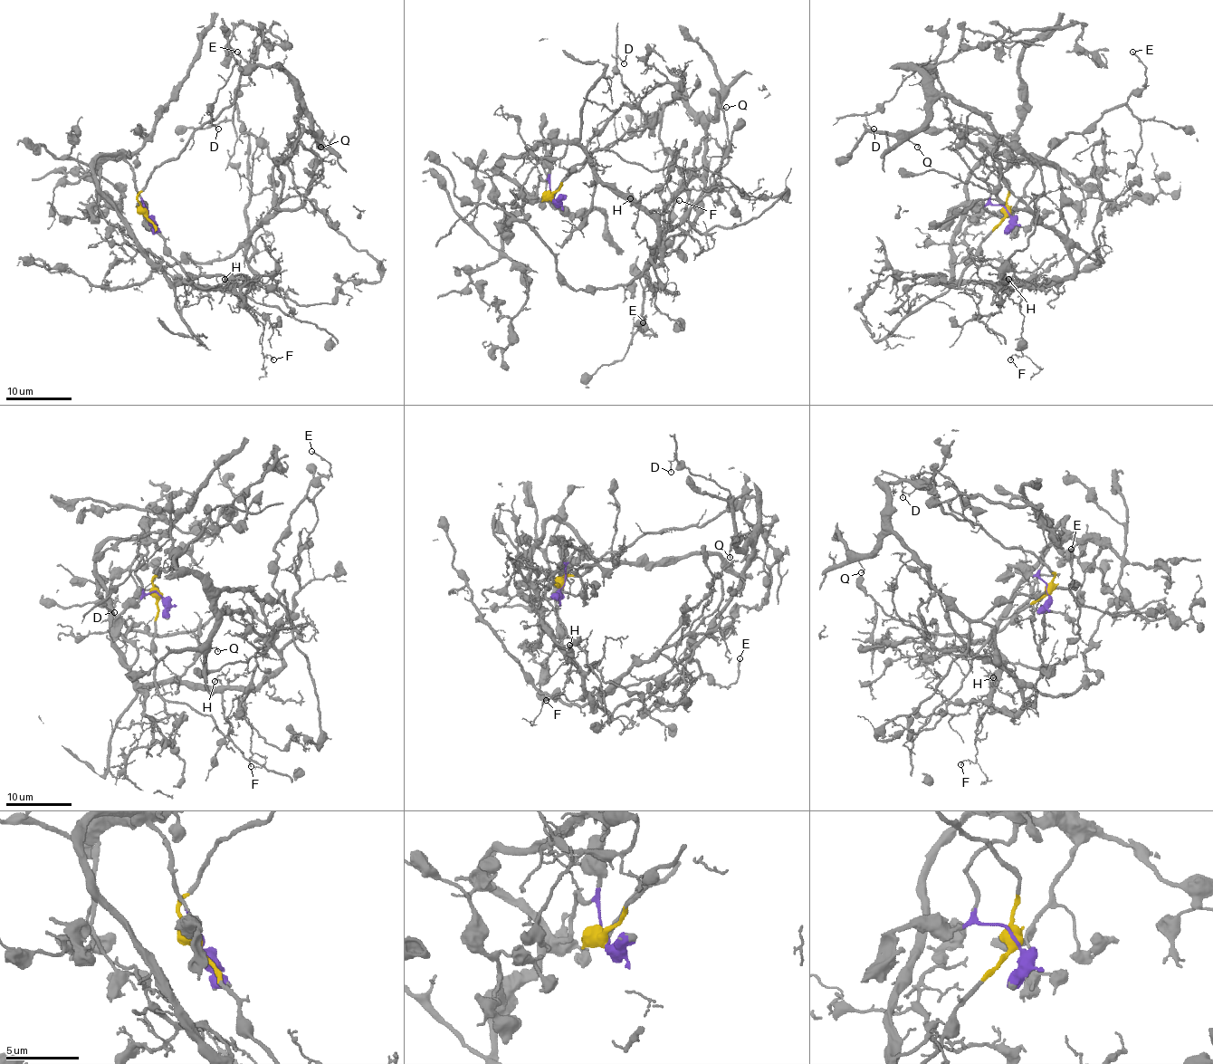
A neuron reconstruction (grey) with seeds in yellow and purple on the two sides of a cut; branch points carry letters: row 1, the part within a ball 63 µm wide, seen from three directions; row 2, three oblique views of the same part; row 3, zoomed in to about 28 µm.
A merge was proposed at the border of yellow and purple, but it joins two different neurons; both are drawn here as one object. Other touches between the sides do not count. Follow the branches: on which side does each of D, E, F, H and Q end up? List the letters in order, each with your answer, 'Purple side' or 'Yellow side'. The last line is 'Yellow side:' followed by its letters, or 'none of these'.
D: Yellow side
E: Yellow side
F: Purple side
H: Purple side
Q: Yellow side
Yellow side: D, E, Q

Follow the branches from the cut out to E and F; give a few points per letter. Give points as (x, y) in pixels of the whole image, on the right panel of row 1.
E: (1006, 211), (1009, 185), (963, 143), (938, 77), (910, 64), (1039, 161), (1145, 87), (1145, 67), (1131, 51)
F: (1006, 211), (986, 178), (1006, 158), (988, 155), (951, 275), (1023, 285), (1011, 360)

